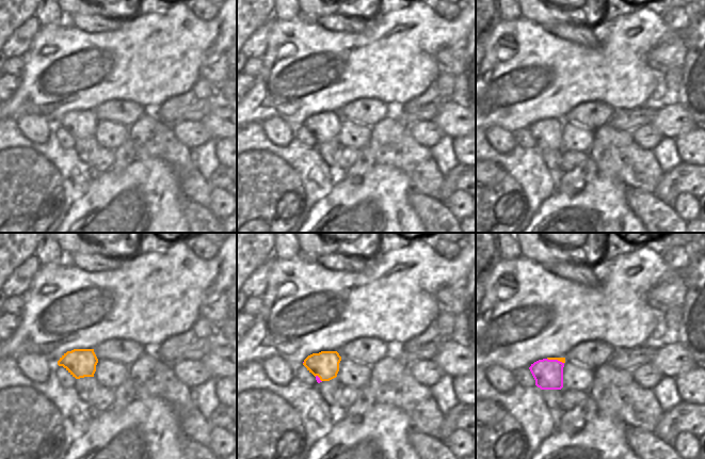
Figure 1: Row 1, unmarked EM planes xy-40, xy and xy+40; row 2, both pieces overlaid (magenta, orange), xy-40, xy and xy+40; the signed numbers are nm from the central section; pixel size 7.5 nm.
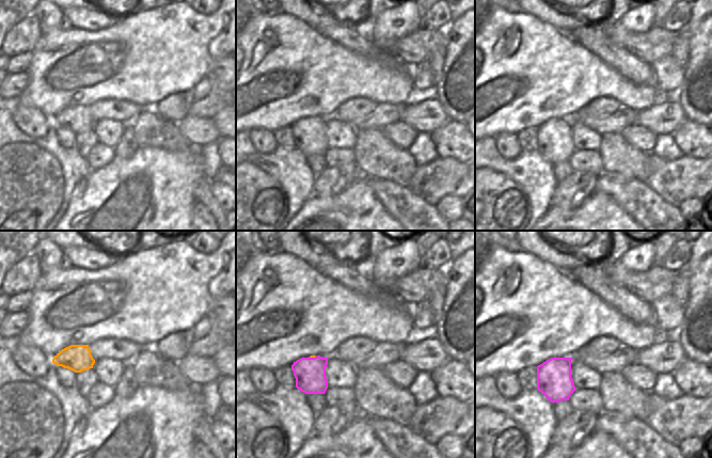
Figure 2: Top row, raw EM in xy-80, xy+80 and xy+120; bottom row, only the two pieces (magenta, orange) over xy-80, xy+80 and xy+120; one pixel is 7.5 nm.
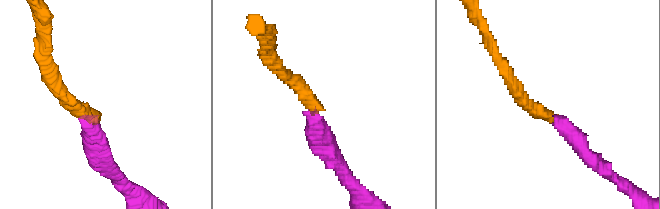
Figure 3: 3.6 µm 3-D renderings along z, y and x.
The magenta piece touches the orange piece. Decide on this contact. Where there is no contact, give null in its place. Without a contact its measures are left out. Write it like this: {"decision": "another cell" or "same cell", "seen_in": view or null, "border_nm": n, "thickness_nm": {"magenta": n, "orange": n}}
{"decision": "same cell", "seen_in": "xy+40", "border_nm": 130, "thickness_nm": {"magenta": 220, "orange": 40}}

